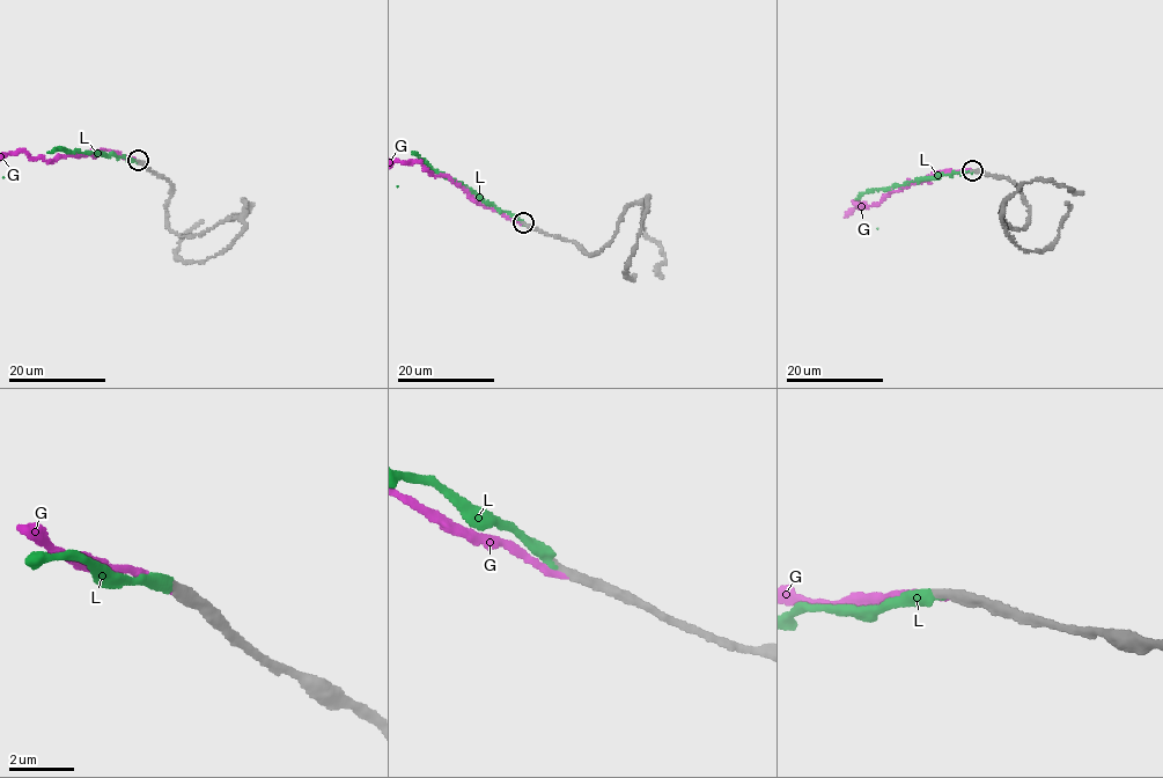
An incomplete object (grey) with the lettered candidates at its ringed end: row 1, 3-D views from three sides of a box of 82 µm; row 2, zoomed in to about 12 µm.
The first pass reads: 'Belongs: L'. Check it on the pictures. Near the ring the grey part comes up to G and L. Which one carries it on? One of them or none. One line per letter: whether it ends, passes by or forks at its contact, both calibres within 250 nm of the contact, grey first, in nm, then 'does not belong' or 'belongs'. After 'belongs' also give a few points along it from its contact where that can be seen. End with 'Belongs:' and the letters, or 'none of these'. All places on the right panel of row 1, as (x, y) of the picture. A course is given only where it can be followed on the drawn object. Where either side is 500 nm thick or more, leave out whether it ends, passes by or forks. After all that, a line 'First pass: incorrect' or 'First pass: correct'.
G: it ends; calibres 360 and 180 nm; does not belong
L: it ends; calibres 280 and 360 nm; belongs; course (972, 170), (865, 192), (856, 199), (876, 227)
Belongs: L
First pass: correct

